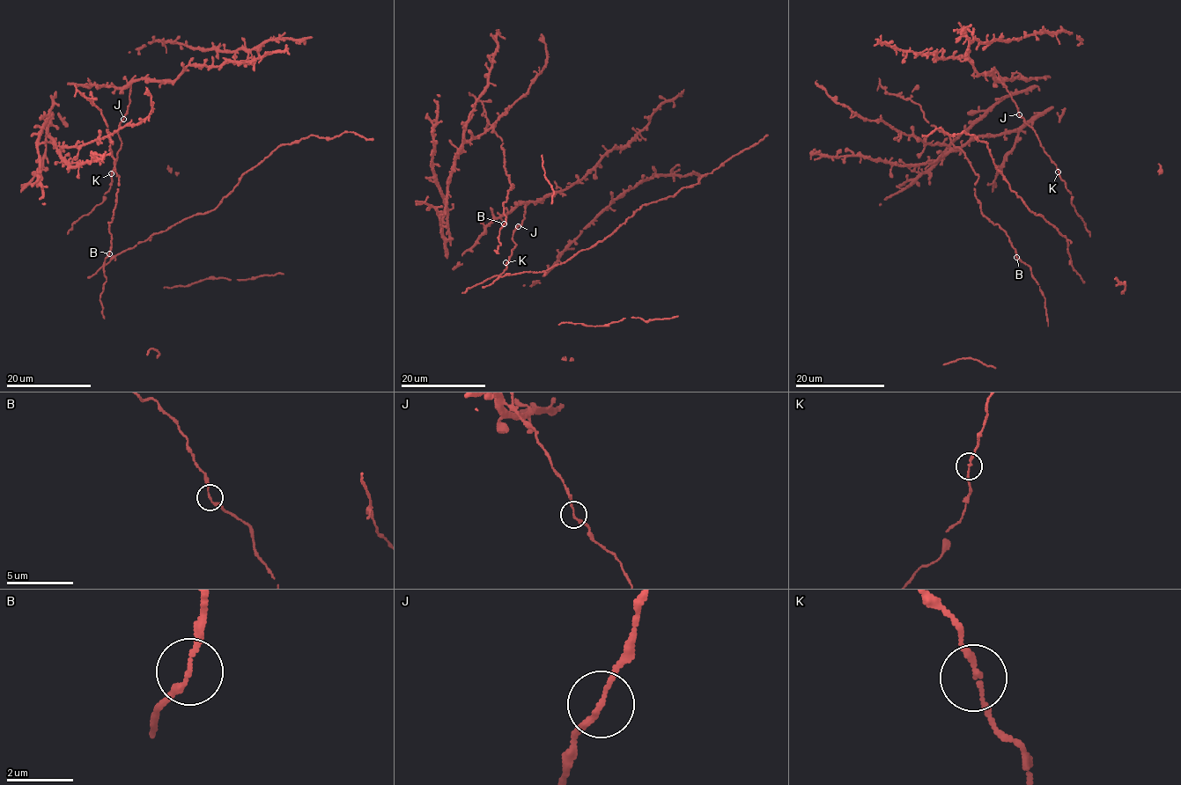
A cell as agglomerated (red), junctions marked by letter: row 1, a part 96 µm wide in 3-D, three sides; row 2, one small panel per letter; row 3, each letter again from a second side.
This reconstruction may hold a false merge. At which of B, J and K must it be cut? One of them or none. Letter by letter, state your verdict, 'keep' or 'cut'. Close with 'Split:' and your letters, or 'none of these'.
B: keep
J: keep
K: keep
Split: none of these

